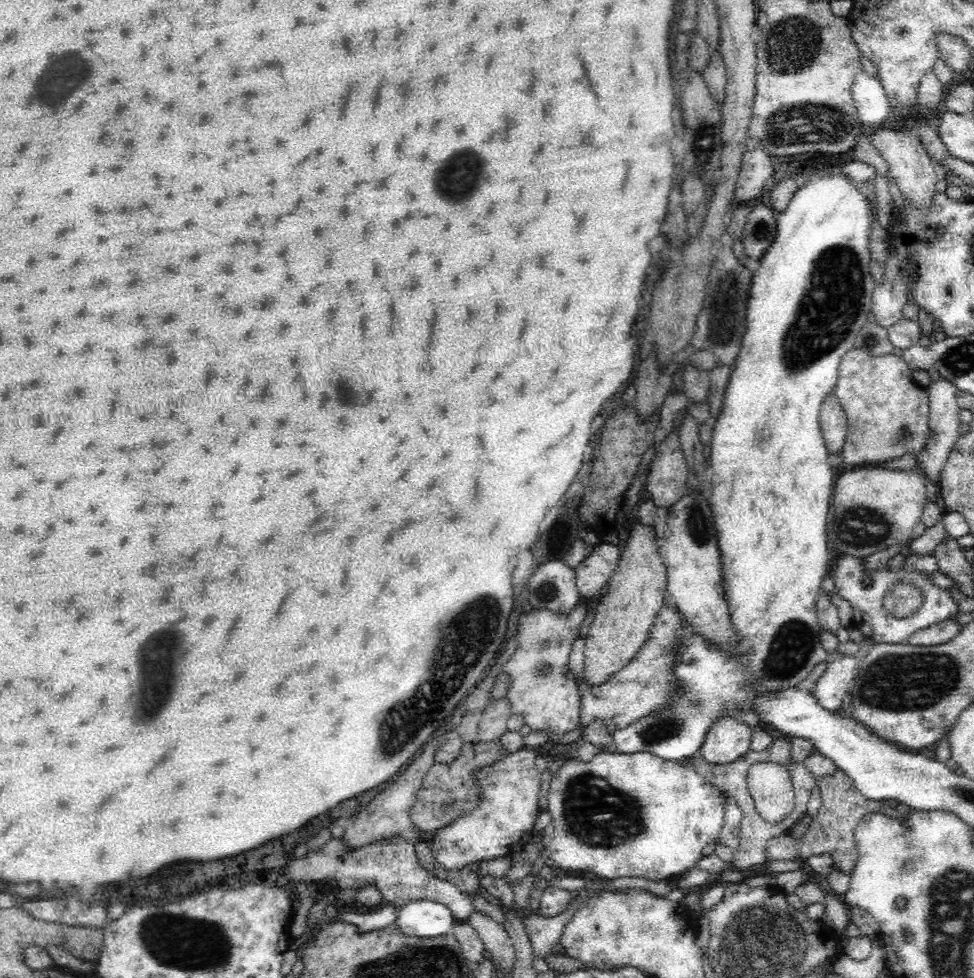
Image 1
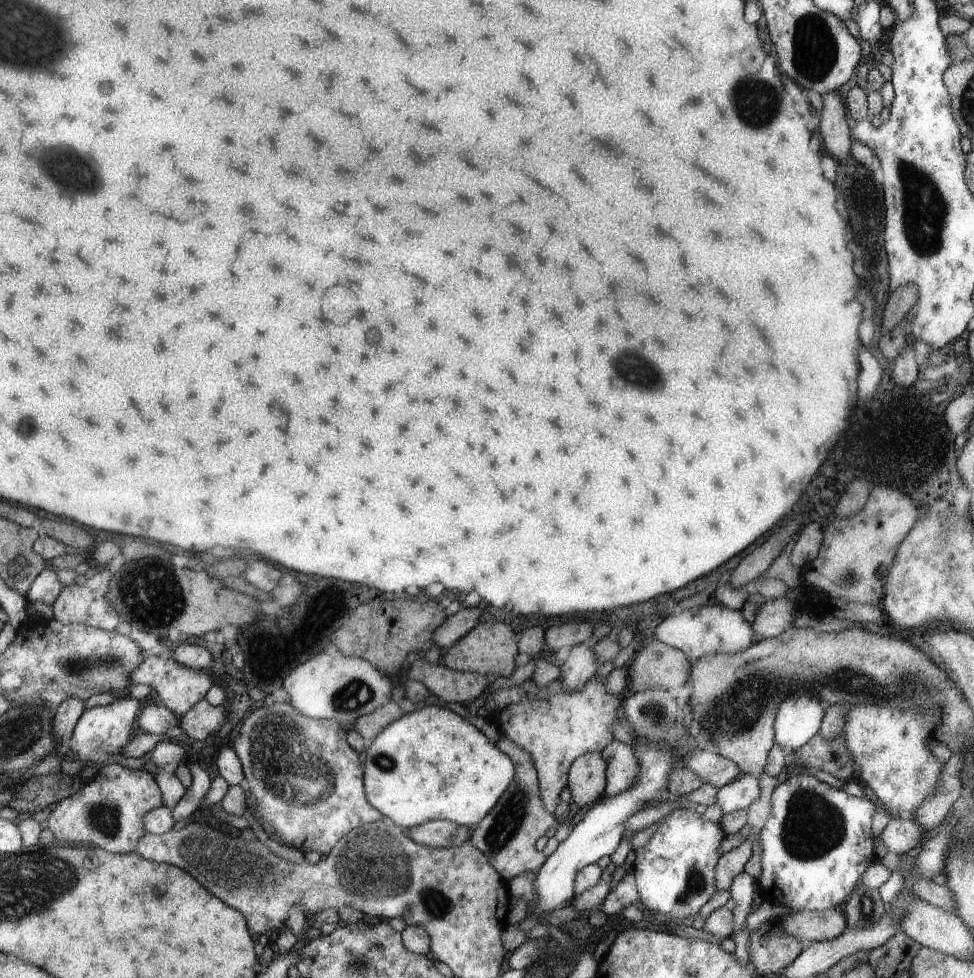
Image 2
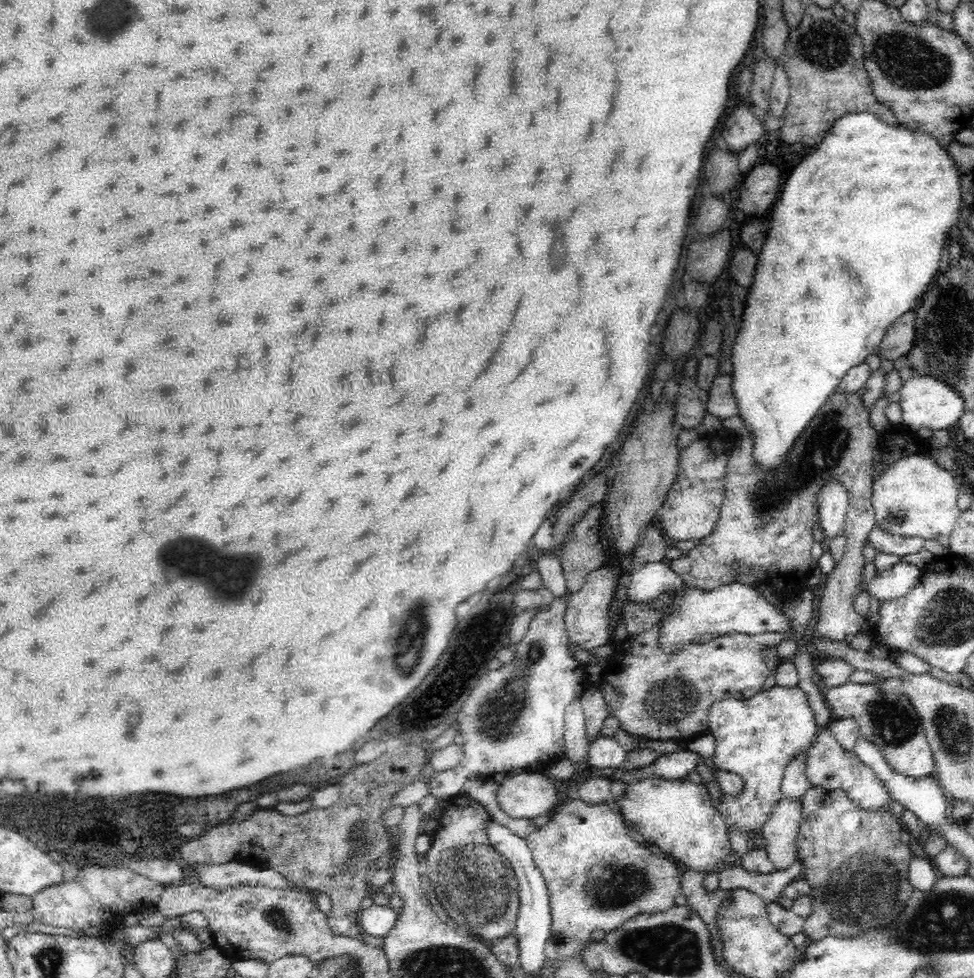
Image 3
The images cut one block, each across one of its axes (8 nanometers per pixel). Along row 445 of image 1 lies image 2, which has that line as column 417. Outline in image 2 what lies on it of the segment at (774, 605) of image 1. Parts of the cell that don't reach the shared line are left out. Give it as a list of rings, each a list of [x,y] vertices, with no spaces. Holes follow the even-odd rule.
[[[425,706],[413,714],[403,714],[399,720],[383,728],[365,750],[363,784],[365,796],[389,824],[415,828],[431,820],[453,822],[459,826],[477,824],[485,818],[515,776],[515,768],[501,750],[497,750],[477,728],[455,712],[441,706]]]

